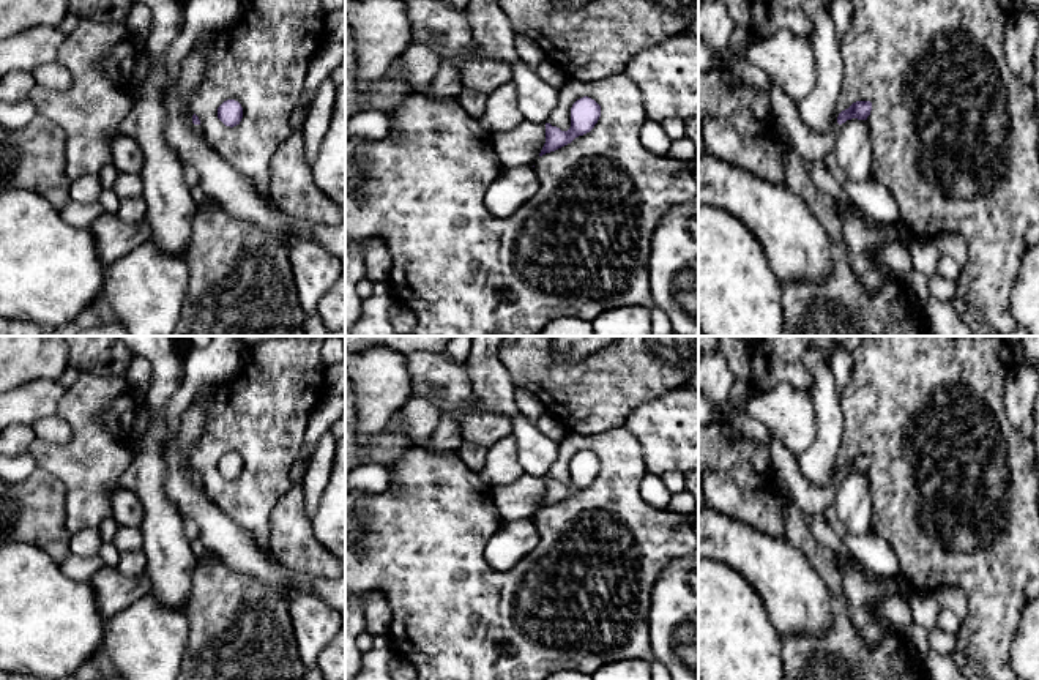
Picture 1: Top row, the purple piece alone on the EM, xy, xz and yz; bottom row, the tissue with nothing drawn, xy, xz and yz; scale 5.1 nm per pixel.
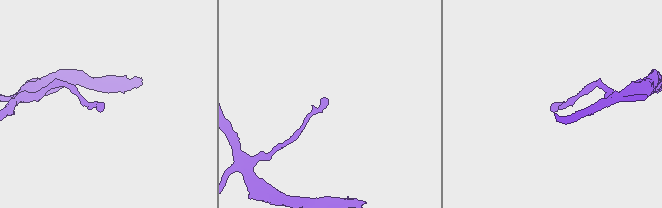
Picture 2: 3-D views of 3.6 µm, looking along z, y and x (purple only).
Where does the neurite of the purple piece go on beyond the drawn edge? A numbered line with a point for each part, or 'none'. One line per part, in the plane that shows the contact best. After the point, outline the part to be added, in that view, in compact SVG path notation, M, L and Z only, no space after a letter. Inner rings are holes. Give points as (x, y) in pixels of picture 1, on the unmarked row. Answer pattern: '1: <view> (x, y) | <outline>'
none

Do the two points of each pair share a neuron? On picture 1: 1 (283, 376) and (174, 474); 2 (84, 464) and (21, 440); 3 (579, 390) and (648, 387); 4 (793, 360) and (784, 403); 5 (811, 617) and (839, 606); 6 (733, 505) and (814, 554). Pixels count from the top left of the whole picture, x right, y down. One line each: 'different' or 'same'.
1: different
2: different
3: same
4: different
5: different
6: different

